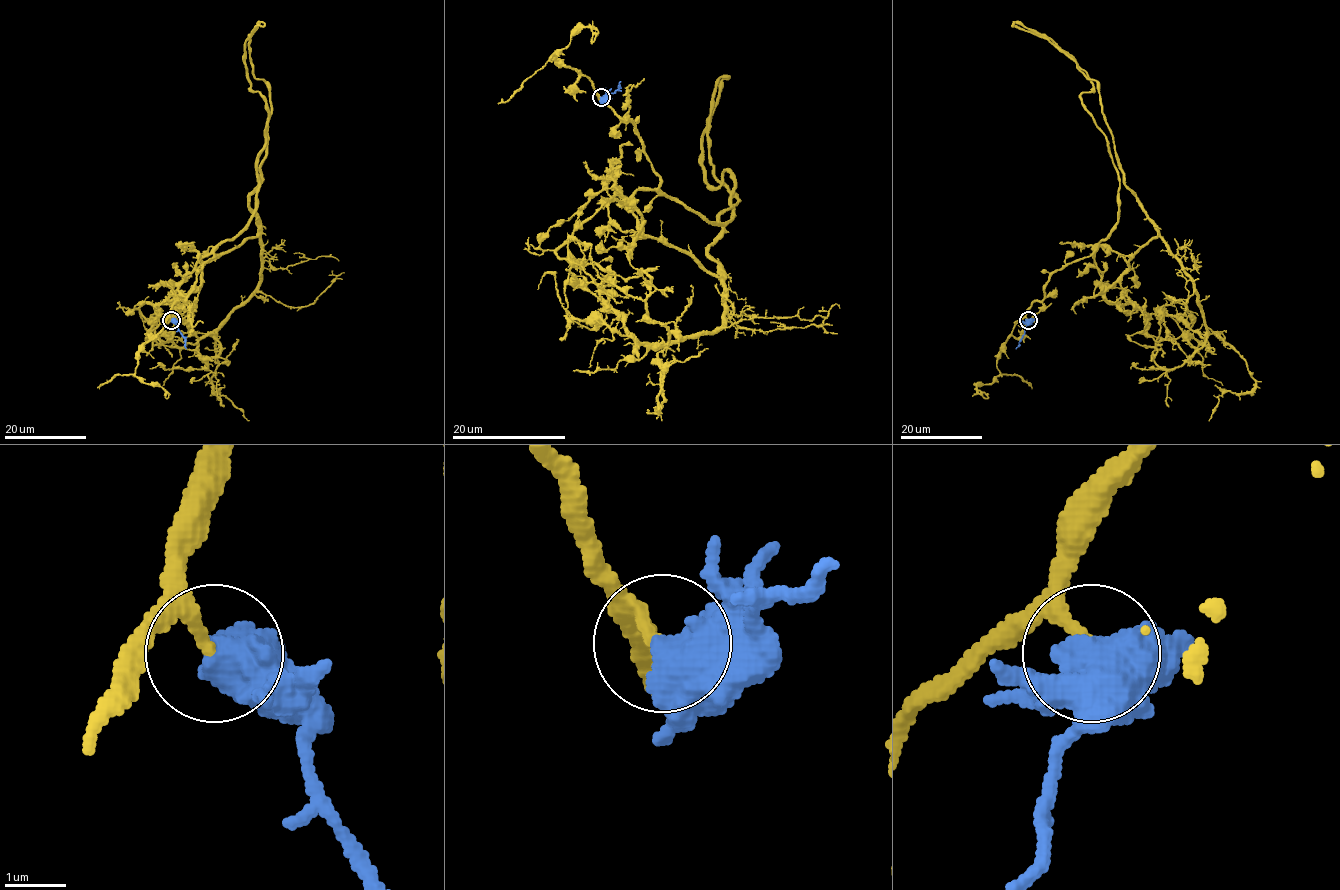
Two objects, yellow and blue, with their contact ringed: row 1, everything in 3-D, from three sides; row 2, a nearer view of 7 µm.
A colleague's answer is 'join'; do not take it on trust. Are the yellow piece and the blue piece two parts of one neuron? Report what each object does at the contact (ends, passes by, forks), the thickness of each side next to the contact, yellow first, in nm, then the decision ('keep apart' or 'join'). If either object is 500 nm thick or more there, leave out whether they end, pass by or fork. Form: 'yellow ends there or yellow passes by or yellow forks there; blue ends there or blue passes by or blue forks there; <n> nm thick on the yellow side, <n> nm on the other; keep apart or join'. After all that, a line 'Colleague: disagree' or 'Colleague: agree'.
180 nm thick on the yellow side, 750 nm on the other; join
Colleague: agree

